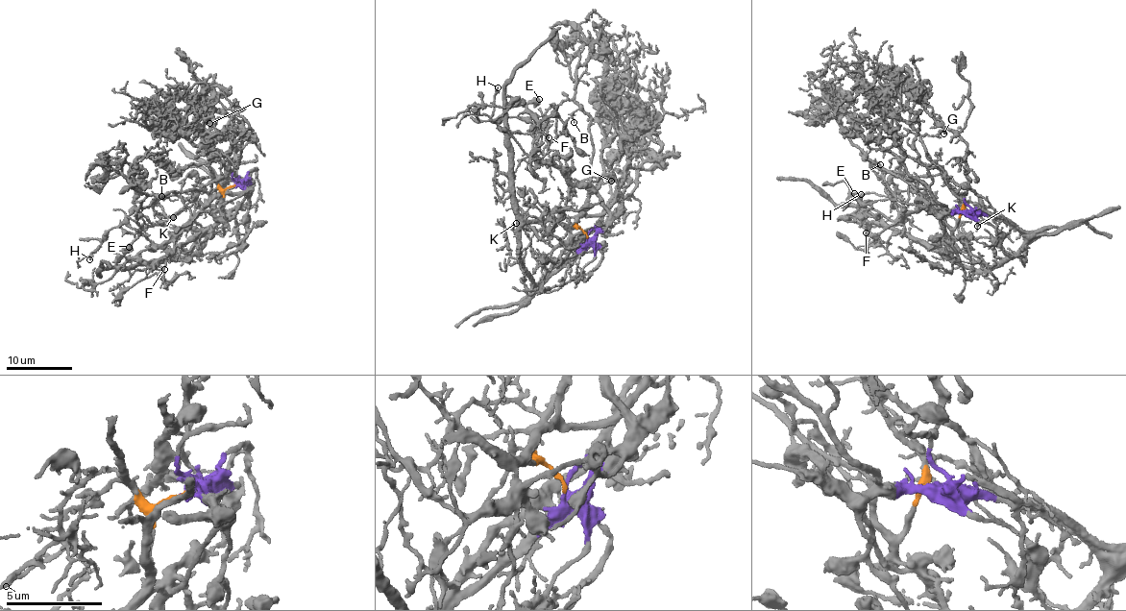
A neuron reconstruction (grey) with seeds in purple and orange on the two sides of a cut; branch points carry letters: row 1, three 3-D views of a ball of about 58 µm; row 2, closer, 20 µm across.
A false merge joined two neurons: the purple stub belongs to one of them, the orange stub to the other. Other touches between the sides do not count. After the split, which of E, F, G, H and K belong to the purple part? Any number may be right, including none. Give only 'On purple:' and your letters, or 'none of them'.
On purple: E, F, H

